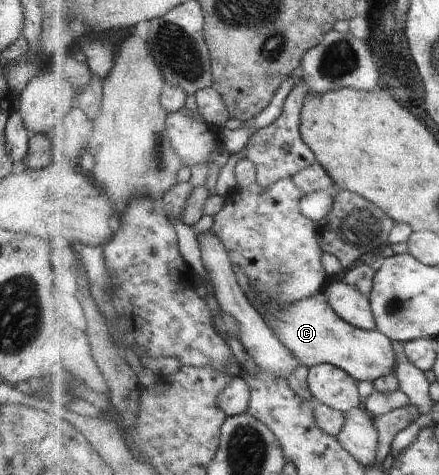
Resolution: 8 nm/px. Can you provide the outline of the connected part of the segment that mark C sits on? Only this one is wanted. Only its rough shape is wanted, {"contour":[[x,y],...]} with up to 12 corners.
{"contour":[[323,295],[265,320],[308,368],[337,365],[357,382],[395,372],[393,341],[349,324]]}

